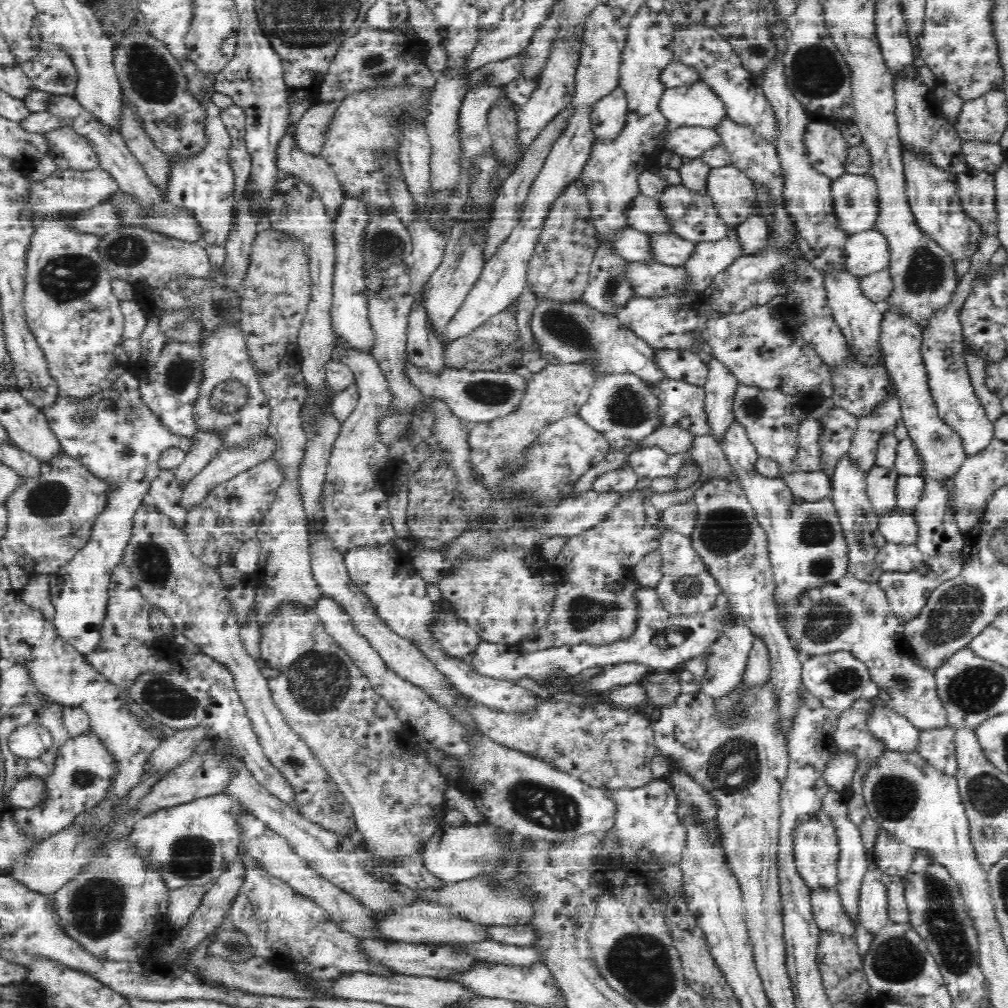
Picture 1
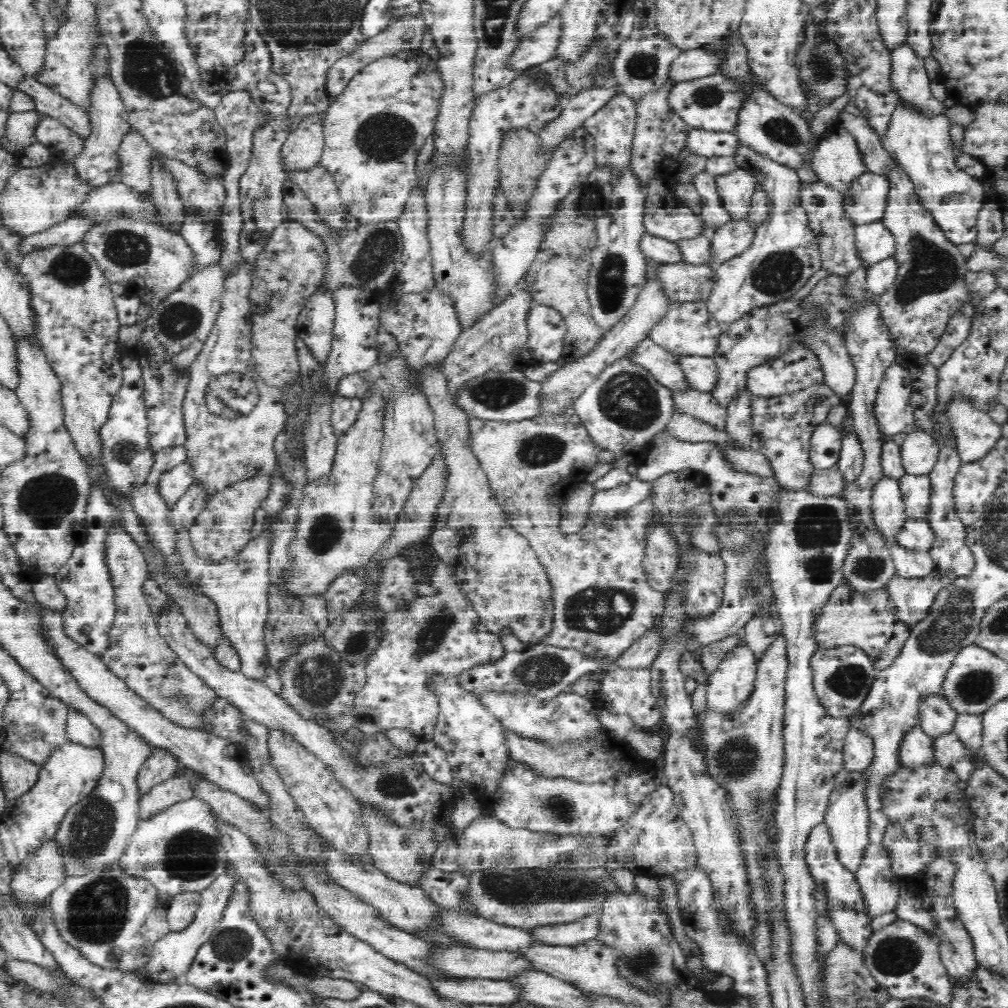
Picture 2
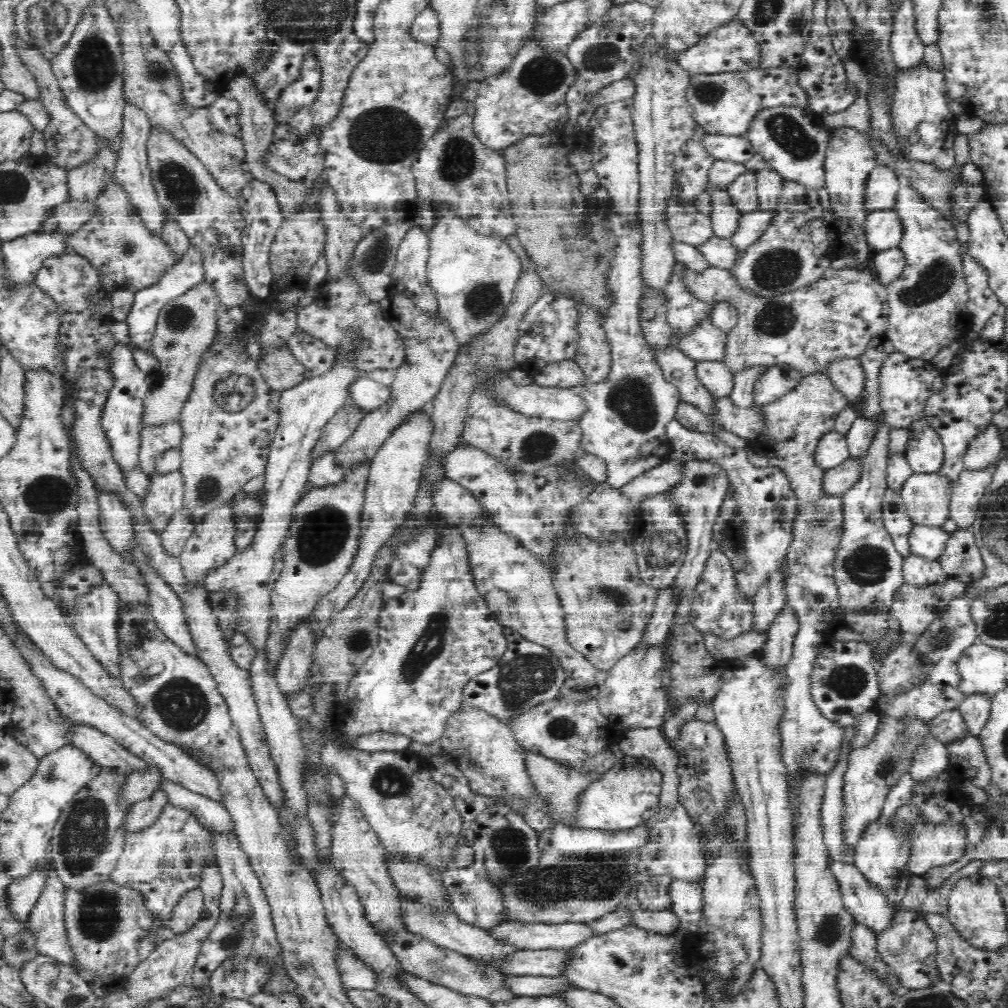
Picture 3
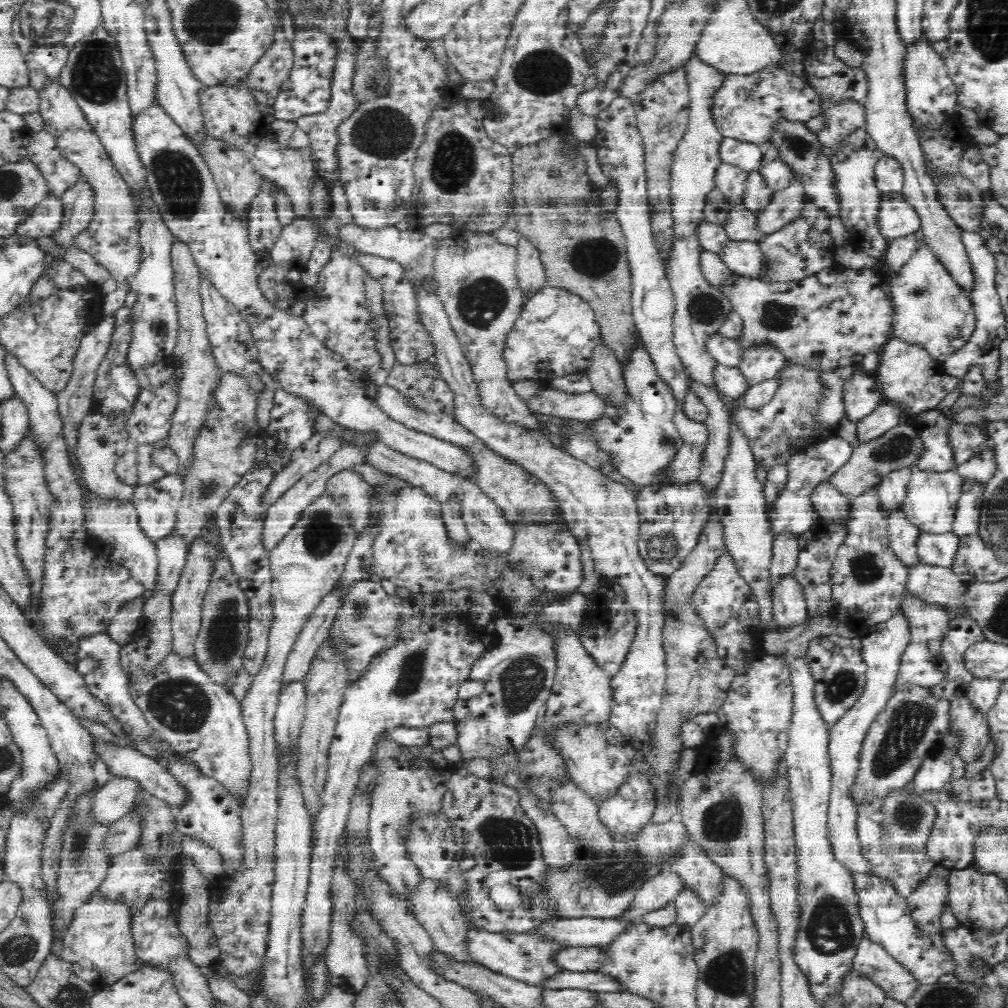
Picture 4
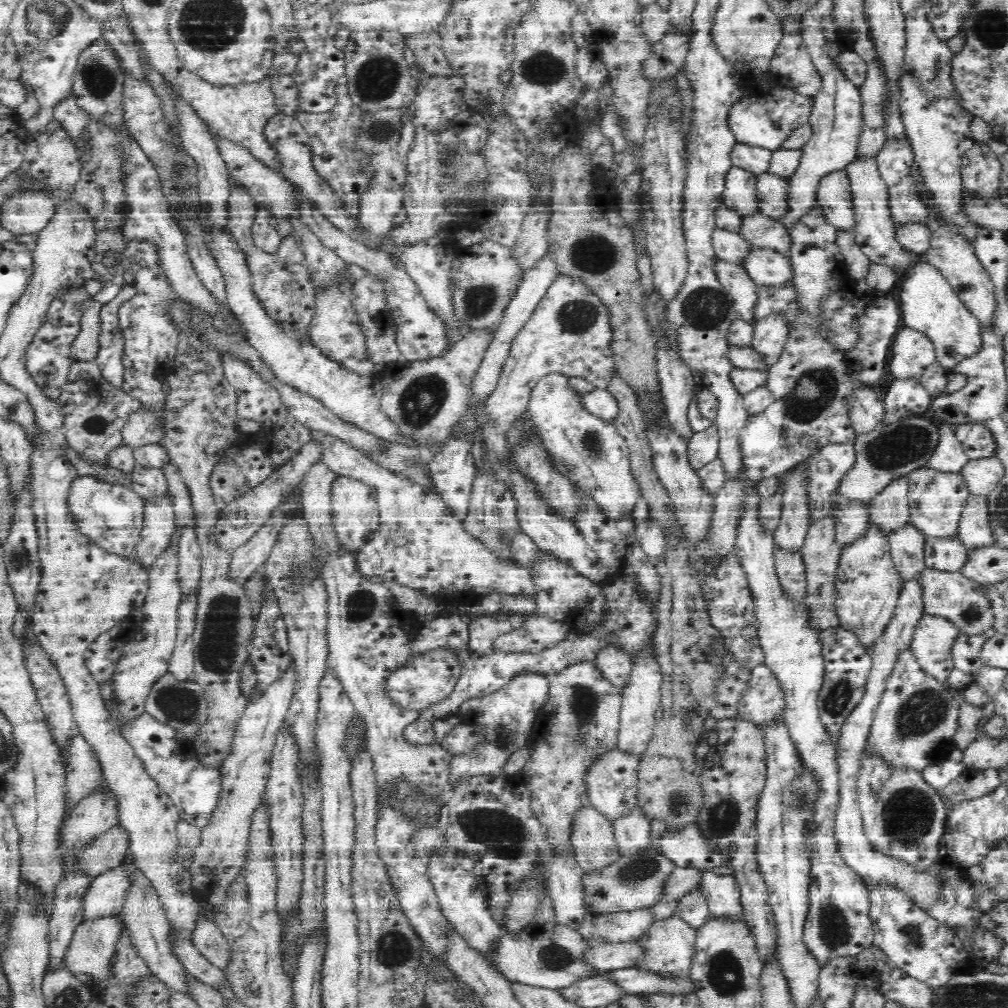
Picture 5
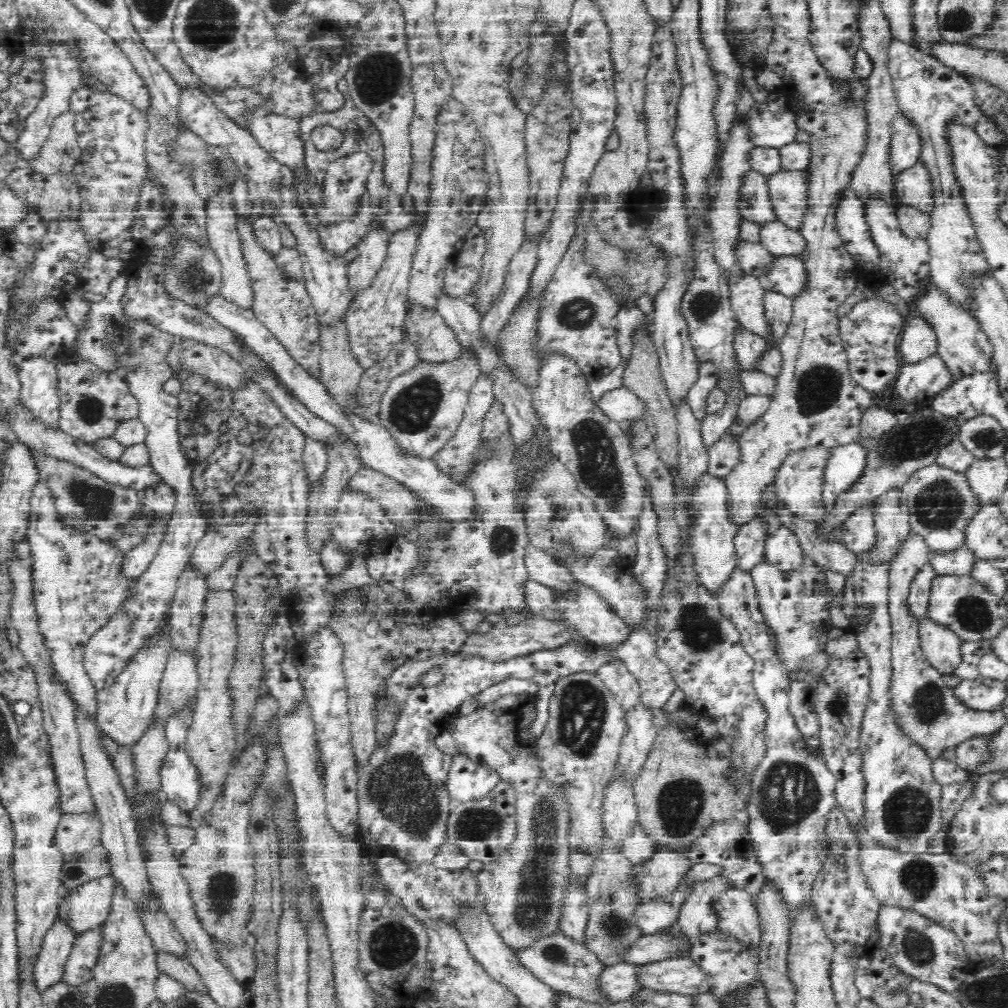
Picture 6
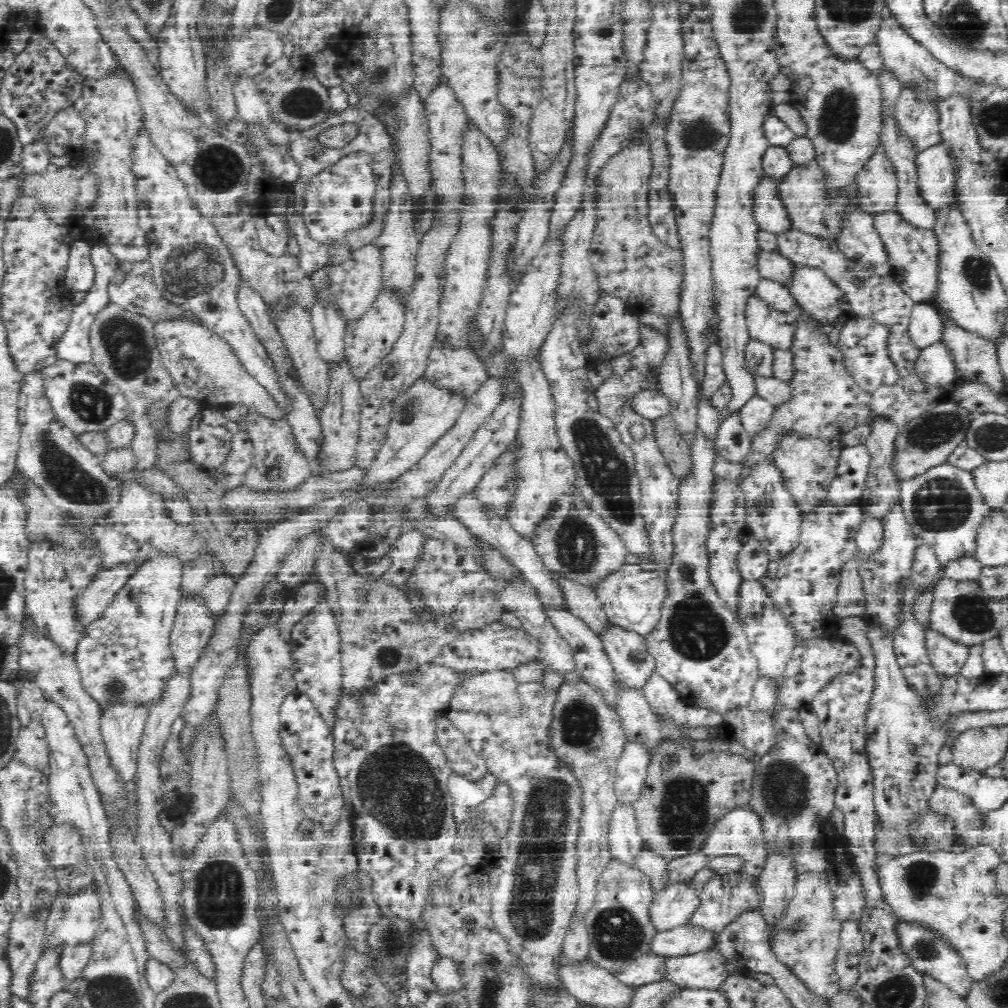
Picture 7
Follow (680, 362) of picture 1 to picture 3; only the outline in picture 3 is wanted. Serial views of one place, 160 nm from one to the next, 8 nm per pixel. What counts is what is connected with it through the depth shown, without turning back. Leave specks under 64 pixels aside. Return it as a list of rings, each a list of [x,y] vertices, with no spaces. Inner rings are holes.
[[[697,361],[699,379],[718,398],[729,397],[735,385],[735,372],[725,361]]]

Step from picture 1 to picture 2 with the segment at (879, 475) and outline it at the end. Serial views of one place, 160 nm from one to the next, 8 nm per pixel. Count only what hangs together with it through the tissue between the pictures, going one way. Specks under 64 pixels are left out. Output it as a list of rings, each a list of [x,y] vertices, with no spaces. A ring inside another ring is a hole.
[[[887,477],[880,480],[872,496],[872,507],[874,507],[874,521],[884,534],[884,539],[890,546],[900,546],[898,543],[900,530],[905,528],[910,518],[906,513],[899,480]]]

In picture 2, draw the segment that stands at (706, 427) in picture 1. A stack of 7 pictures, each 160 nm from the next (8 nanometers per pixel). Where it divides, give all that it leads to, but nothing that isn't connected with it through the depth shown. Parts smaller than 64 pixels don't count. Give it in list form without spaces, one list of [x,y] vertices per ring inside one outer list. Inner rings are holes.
[[[696,389],[685,393],[673,391],[675,396],[675,410],[689,412],[700,420],[713,424],[716,428],[724,430],[727,423],[727,409],[718,399],[709,392],[700,392]]]

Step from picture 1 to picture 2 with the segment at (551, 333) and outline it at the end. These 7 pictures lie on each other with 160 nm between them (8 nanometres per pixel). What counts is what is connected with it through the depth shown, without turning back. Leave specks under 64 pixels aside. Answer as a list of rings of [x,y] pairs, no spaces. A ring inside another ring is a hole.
[[[652,339],[640,343],[630,355],[636,364],[647,368],[656,380],[672,391],[685,393],[694,389],[691,381],[687,380],[680,355],[656,344]]]

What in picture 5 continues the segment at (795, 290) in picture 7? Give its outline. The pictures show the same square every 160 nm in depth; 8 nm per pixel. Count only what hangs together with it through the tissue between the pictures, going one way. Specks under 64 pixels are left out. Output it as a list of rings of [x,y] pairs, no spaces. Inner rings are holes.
[[[755,247],[748,255],[743,267],[759,288],[787,287],[794,280],[794,267],[789,255],[769,248]]]

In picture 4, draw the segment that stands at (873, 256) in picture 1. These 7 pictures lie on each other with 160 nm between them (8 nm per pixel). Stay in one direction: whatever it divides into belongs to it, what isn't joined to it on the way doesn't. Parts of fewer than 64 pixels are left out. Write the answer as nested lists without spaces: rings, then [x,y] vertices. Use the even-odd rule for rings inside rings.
[[[902,190],[884,194],[879,223],[882,232],[890,240],[921,230],[920,215],[915,206],[908,202]]]

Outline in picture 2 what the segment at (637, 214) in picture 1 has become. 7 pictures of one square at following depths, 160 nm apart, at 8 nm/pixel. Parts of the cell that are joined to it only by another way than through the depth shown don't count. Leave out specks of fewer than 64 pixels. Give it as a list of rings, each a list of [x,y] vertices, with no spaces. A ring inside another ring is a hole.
[[[673,190],[647,195],[644,224],[648,234],[678,242],[708,233],[704,219],[696,214]]]

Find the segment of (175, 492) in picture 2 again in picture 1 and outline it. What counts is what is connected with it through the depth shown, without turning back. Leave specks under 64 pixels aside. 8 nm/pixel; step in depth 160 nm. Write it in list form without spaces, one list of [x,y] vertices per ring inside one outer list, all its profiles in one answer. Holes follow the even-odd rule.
[[[197,431],[191,438],[185,459],[175,469],[174,477],[180,488],[184,488],[186,482],[191,482],[216,456],[220,446],[220,439],[216,435]]]

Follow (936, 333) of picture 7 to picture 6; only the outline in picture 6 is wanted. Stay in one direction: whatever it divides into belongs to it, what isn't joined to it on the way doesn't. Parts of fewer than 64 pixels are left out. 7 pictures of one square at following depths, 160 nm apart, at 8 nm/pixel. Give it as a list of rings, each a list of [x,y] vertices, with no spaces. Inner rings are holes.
[[[913,315],[903,327],[903,334],[898,343],[903,362],[918,362],[932,352],[937,352],[936,331],[923,316]]]

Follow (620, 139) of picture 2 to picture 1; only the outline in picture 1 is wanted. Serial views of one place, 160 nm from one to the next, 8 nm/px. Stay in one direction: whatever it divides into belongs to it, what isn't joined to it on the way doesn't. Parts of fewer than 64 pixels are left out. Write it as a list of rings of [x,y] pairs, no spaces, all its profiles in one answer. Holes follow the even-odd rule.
[[[620,87],[599,98],[591,107],[591,128],[596,141],[616,142],[628,124],[629,102]]]

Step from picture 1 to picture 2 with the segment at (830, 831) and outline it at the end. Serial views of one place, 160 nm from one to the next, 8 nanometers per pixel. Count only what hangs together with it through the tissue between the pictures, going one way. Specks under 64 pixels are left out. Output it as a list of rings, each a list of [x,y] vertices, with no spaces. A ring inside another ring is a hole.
[[[824,823],[816,825],[806,843],[807,863],[812,878],[818,884],[823,884],[828,893],[829,902],[846,910],[856,911],[858,914],[868,914],[867,900],[864,898],[863,889],[856,878],[855,872],[846,868],[838,860],[836,847],[832,844],[829,828]]]

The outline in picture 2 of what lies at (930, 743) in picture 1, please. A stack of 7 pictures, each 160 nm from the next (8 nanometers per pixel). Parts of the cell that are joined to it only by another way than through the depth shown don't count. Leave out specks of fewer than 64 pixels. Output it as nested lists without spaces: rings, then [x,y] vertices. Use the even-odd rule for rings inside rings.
[[[954,732],[935,739],[934,749],[936,749],[938,764],[954,770],[960,780],[965,783],[973,772],[979,769],[977,768],[979,762],[983,761],[981,752],[974,751],[973,748],[964,744],[964,741],[960,740],[960,737]]]

